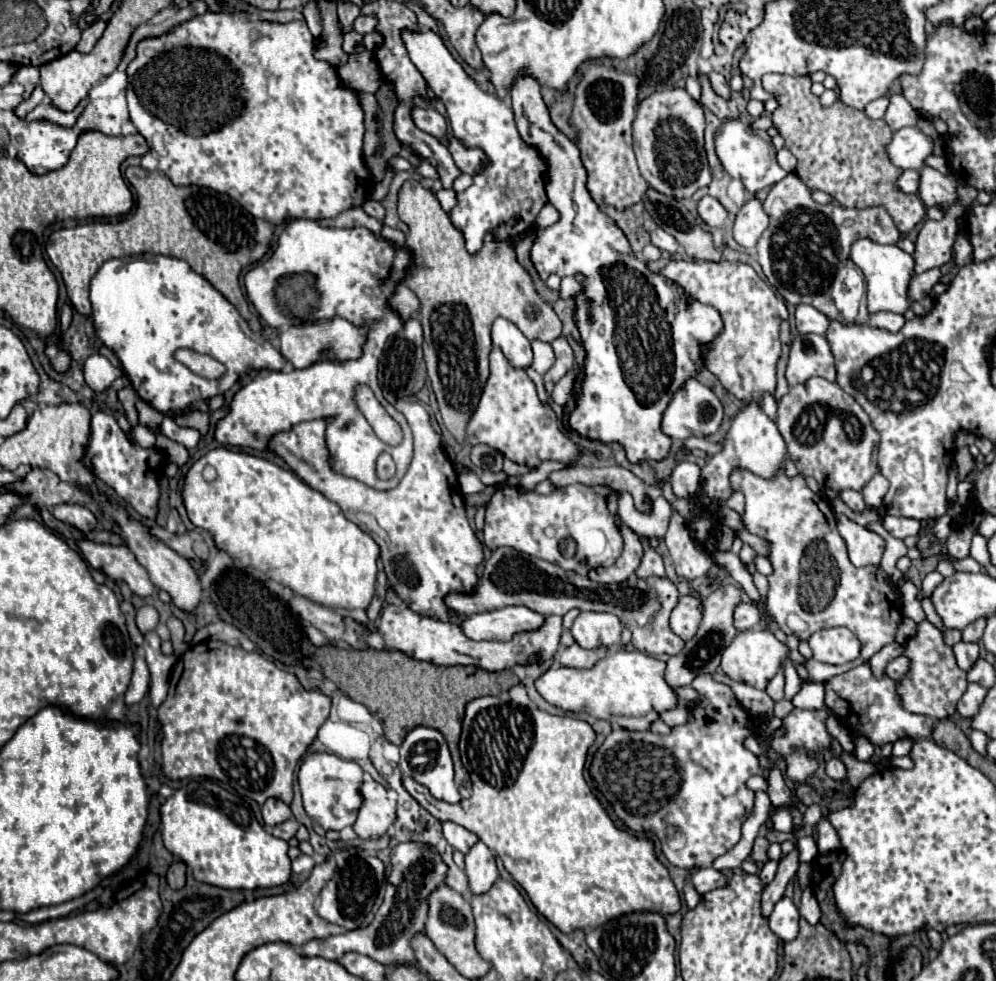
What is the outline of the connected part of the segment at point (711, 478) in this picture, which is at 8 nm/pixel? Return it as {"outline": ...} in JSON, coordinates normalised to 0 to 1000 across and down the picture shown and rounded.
{"outline":[[[753,408],[739,420],[735,434],[725,449],[723,463],[713,465],[709,475],[705,477],[705,499],[713,508],[729,510],[735,504],[733,491],[731,491],[735,477],[745,475],[765,487],[775,487],[775,483],[785,475],[787,465],[789,465],[789,453],[787,453],[787,446],[779,434],[779,430],[765,418],[761,408]]]}

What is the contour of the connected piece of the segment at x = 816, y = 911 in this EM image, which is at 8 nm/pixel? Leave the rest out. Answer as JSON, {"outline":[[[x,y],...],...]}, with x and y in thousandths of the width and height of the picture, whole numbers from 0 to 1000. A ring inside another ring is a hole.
{"outline":[[[807,905],[805,909],[805,919],[803,919],[803,932],[813,940],[813,942],[821,942],[823,938],[823,926],[821,926],[821,919],[817,915],[817,909],[815,905]]]}

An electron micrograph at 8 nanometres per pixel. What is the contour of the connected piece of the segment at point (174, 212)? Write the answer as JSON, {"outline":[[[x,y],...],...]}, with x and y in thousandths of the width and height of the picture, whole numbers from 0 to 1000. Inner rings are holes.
{"outline":[[[129,169],[124,177],[139,198],[139,210],[129,222],[116,228],[88,226],[74,232],[60,232],[48,241],[46,259],[60,275],[74,314],[90,322],[90,285],[106,265],[153,257],[187,265],[195,277],[203,279],[233,312],[237,312],[243,324],[253,330],[255,338],[261,338],[259,324],[251,318],[249,306],[241,296],[239,279],[245,271],[267,259],[275,230],[255,222],[237,204],[211,192],[175,190],[161,175],[151,175],[141,169]]]}

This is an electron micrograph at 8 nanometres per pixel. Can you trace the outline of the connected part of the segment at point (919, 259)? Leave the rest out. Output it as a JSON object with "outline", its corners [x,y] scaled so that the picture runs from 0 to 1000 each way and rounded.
{"outline":[[[964,188],[960,192],[960,198],[962,198],[962,204],[954,210],[952,216],[948,216],[946,224],[930,224],[926,228],[920,243],[920,255],[918,255],[920,279],[946,271],[956,263],[956,249],[962,239],[960,224],[968,218],[970,210],[974,210],[980,204],[982,194],[976,190]]]}

